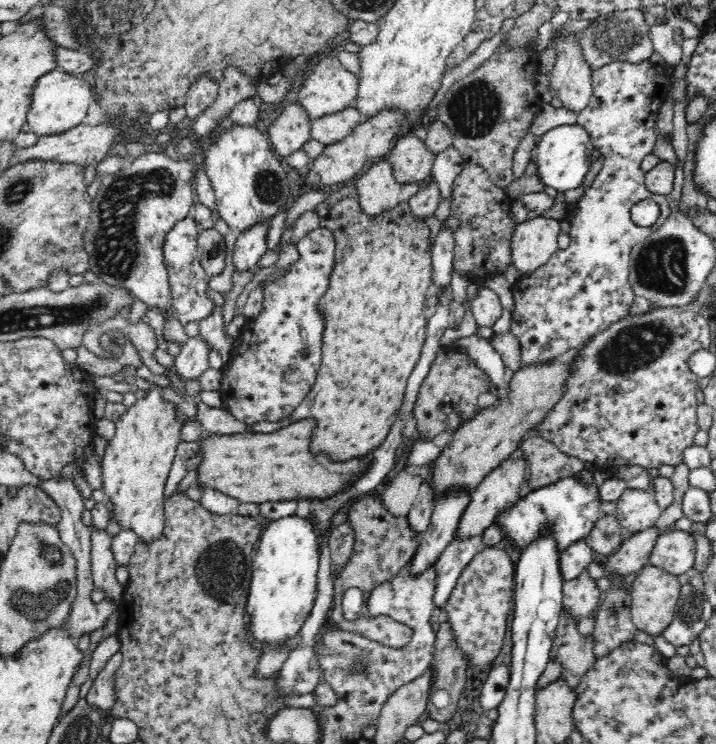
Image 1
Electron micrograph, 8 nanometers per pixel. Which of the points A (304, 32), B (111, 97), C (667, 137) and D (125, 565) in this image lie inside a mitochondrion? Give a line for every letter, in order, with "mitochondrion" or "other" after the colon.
A: other
B: other
C: other
D: other

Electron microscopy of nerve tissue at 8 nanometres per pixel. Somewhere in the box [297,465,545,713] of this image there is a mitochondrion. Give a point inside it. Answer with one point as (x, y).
(360, 666)

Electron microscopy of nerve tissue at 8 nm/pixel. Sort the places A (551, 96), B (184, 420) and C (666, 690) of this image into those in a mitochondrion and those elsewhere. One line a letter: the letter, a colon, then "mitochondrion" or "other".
A: other
B: other
C: other

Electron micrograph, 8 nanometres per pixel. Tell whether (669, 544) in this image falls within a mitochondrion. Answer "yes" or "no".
no

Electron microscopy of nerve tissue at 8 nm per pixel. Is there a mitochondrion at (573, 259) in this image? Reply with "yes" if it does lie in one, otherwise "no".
no

